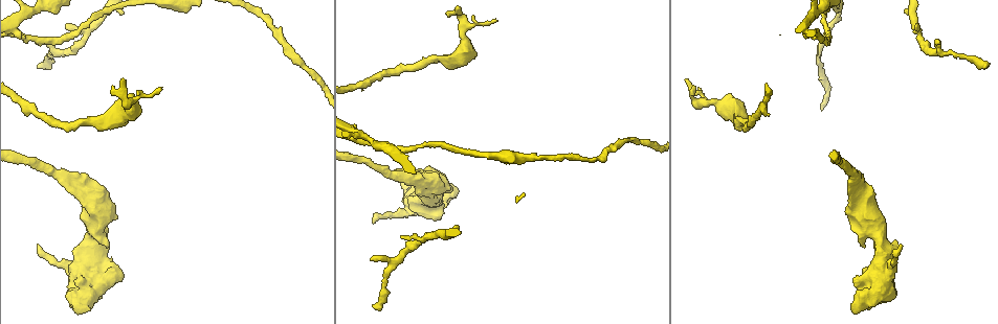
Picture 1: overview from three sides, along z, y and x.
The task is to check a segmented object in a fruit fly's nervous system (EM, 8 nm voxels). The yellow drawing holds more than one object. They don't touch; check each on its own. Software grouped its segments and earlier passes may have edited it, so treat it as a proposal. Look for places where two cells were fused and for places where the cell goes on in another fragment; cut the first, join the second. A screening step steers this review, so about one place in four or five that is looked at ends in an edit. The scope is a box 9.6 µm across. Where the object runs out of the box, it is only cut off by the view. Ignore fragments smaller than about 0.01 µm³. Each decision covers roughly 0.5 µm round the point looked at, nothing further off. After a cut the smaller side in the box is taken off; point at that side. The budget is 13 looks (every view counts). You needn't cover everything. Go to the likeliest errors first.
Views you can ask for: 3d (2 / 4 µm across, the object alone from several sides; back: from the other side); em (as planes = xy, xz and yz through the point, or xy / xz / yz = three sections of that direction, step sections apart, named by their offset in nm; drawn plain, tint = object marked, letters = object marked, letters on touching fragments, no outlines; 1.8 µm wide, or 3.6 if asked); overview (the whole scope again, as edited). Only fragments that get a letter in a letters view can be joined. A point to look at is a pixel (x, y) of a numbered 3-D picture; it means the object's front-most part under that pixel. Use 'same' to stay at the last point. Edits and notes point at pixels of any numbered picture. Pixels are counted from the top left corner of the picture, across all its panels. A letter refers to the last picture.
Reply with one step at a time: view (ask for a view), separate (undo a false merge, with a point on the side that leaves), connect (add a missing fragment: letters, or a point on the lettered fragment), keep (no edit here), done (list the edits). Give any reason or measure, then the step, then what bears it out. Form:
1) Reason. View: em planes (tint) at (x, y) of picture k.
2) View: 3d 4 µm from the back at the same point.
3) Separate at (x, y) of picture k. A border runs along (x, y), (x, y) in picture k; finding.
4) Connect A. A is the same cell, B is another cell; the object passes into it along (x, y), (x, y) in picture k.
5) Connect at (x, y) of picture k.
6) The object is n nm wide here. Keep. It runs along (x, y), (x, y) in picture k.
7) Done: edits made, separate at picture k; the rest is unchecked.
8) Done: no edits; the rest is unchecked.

Branch stops here. View: em planes (plain) at (402, 236) of picture 1.

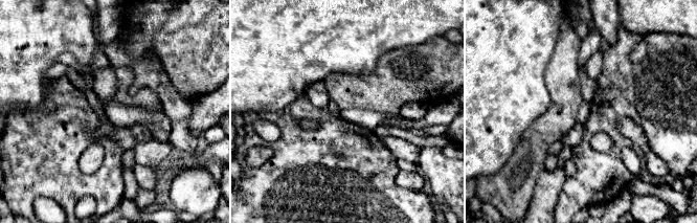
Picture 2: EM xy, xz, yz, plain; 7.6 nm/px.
Where the object lies. View: em planes (tint) at the same point.

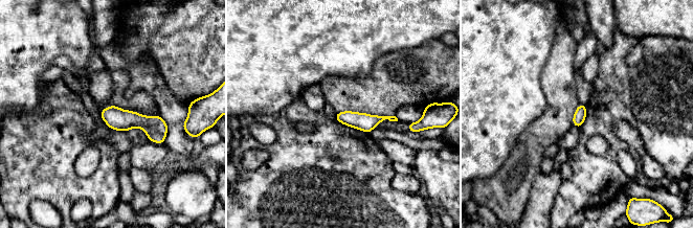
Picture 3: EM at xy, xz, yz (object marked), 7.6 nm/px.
View: em planes (letters) at the same point.

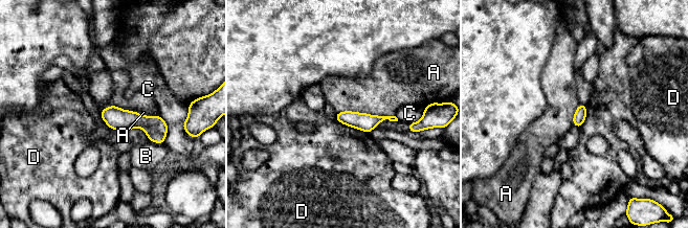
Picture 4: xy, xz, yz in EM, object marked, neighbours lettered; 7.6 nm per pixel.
The object is 100 nm wide here. Keep. A, B, C and D are other cells; a border runs along (337, 112), (358, 111), (394, 116) in picture 4; none of them fits.

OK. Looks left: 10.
View: 3d 4 µm at (23, 36) of picture 1.

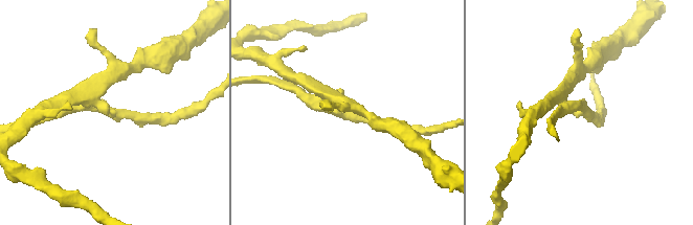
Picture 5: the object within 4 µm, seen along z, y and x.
3 arms meet here; shape alone is not enough. View: em xz step 4 (plain) at (347, 113) of picture 5.

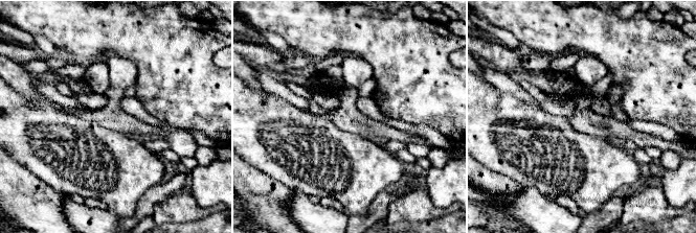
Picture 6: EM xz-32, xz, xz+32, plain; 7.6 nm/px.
What lies round it. View: em xz step 4 (letters) at the same point.

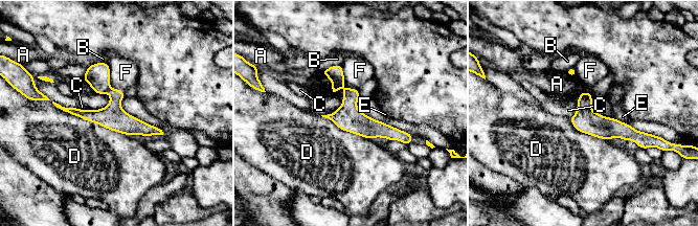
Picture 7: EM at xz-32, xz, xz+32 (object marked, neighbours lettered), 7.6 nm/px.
The longest contact is with D, 650 nm. Separate at (113, 117) of picture 7. A, B, C, D, E and F are other cells; a second cell is stuck on.

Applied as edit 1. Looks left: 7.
Thick turns thin. View: 3d 4 µm from the back at (430, 189) of picture 1.

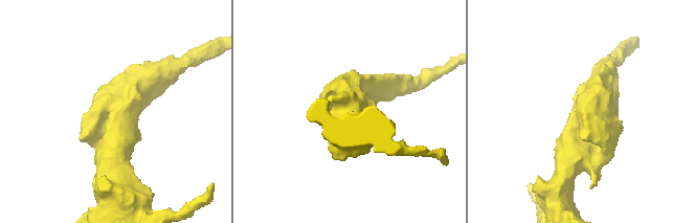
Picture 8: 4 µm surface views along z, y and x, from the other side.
Now the EM. View: em 3.6 µm planes (letters) at (121, 120) of picture 8.

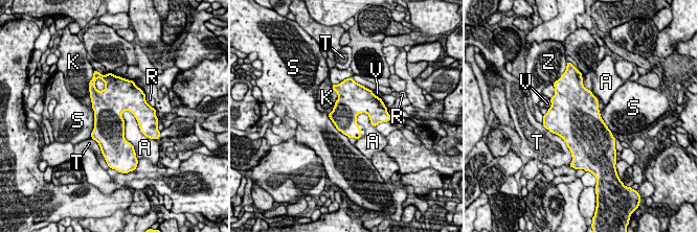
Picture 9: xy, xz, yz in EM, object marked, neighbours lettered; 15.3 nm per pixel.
Keep. A, K, R, S, T, V and Z are other cells; a border runs along (124, 110), (125, 138), (133, 145) in picture 9; all the same cell.

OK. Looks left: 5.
Branch stops here. View: em planes (letters) at (984, 69) of picture 1.

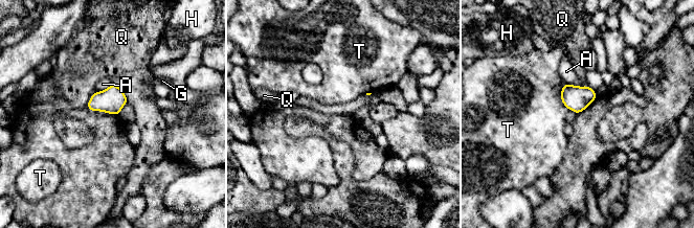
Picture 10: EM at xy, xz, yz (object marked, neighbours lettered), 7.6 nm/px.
The object is 190 nm wide here. Keep. A, G, H, Q and T are other cells; a border runs along (565, 83), (561, 101), (568, 109) in picture 10; no lettered fragment goes on from it.

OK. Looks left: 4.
Thick turns thin. View: 3d 4 µm at (111, 121) of picture 1.

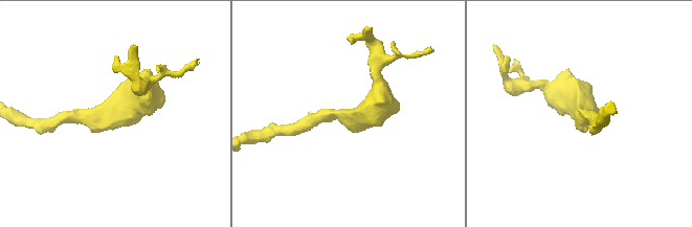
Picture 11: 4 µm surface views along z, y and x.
The arms are 220, 550 nm wide. View: em planes (letters) at (348, 118) of picture 11.

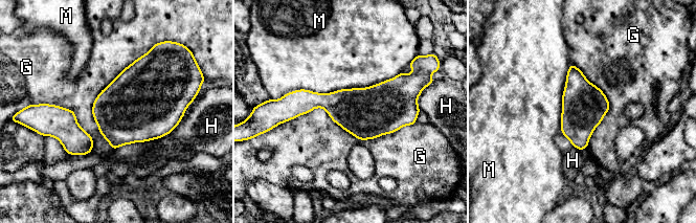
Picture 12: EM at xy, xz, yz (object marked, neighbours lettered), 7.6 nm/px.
Keep. G, H and M are other cells; all the same cell.

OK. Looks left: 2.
Done: edits made, separate at picture 7; the rest is unchecked.

